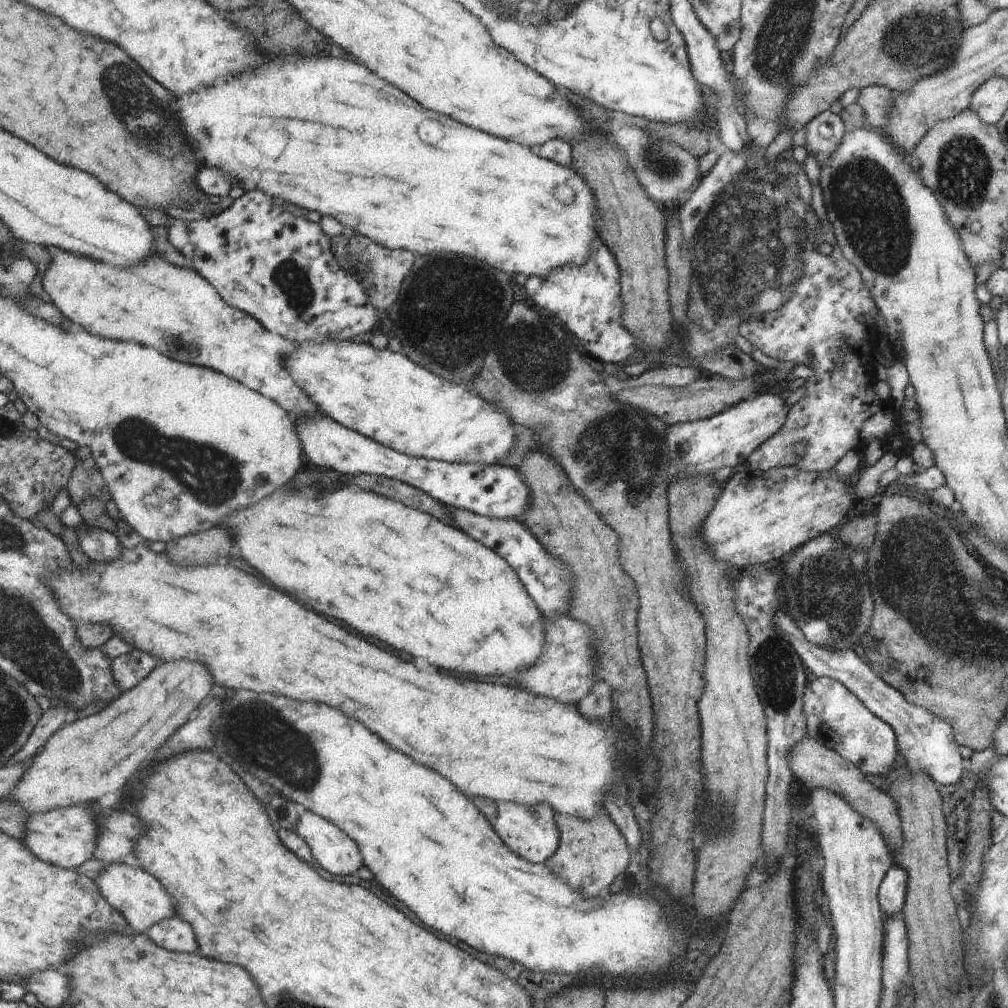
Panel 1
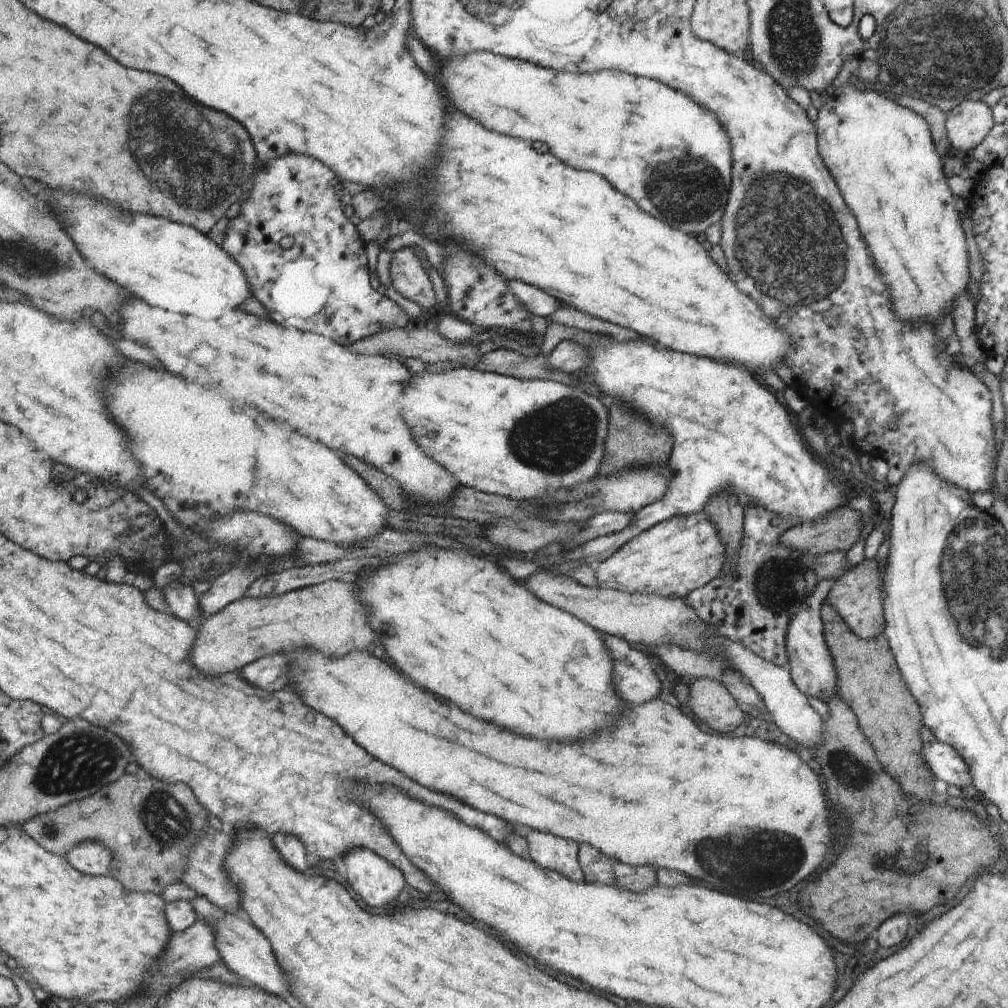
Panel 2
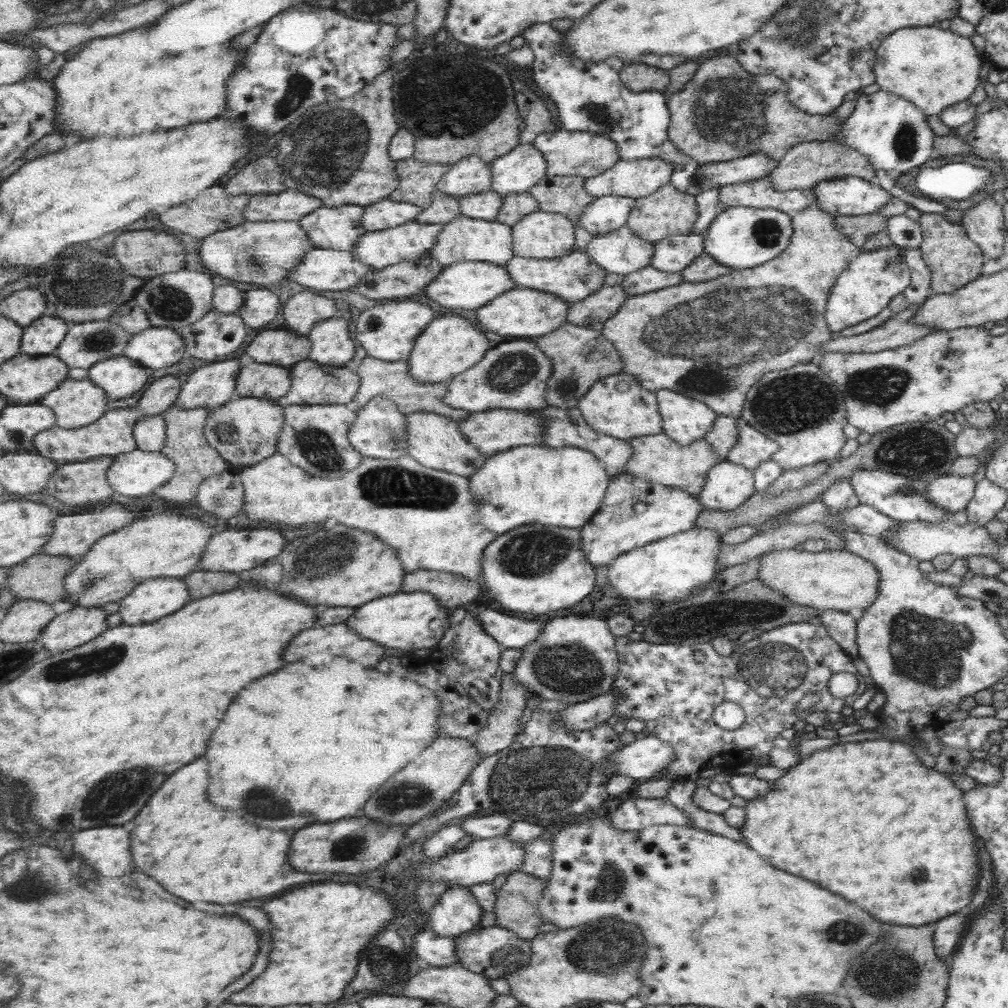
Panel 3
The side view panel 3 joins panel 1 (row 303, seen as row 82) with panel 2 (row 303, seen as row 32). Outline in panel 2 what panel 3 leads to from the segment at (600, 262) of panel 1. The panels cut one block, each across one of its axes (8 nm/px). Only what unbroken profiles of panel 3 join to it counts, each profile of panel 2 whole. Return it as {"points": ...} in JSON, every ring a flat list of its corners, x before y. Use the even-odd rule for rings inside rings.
{"points":[[509,282,509,288,529,308,531,314,537,314,545,320,549,320,549,316,553,316,561,308,559,298,549,296,545,290,541,290,537,286,531,286,527,282]]}

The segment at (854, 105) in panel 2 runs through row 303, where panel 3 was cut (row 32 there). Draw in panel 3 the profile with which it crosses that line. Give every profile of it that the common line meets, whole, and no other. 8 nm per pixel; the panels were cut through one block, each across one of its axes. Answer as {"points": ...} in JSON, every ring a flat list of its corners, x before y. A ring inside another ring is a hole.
{"points":[[919,26,919,28,905,28,895,30,893,34,885,36,885,40,875,50,875,62,873,62,873,76,879,86,879,92,891,92,899,98,911,102,921,114,925,116,939,116,947,106,957,102,967,102,967,98,973,94,975,86,979,82,979,70,985,58,971,46,969,38,957,36,949,30,941,30,939,26]]}

